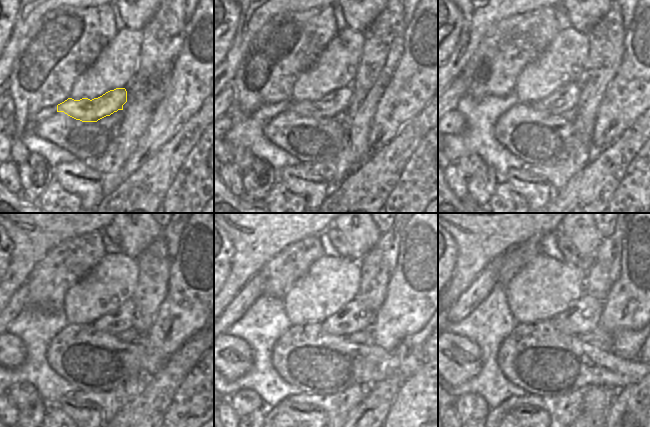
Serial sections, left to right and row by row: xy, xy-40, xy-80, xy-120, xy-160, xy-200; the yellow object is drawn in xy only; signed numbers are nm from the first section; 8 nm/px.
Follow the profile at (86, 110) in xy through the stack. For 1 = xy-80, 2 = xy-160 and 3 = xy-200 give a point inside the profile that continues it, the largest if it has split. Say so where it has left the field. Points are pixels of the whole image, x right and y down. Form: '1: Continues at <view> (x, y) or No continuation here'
1: Continues at xy-80 (566, 97)
2: Continues at xy-160 (354, 317)
3: Continues at xy-200 (583, 315).

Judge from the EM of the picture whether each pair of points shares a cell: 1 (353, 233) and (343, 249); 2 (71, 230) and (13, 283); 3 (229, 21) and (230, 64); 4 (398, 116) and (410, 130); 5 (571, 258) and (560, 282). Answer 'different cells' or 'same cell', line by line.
1: different cells
2: same cell
3: different cells
4: different cells
5: different cells

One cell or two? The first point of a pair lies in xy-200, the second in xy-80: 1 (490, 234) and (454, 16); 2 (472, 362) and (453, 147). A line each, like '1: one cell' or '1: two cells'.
1: two cells
2: two cells

